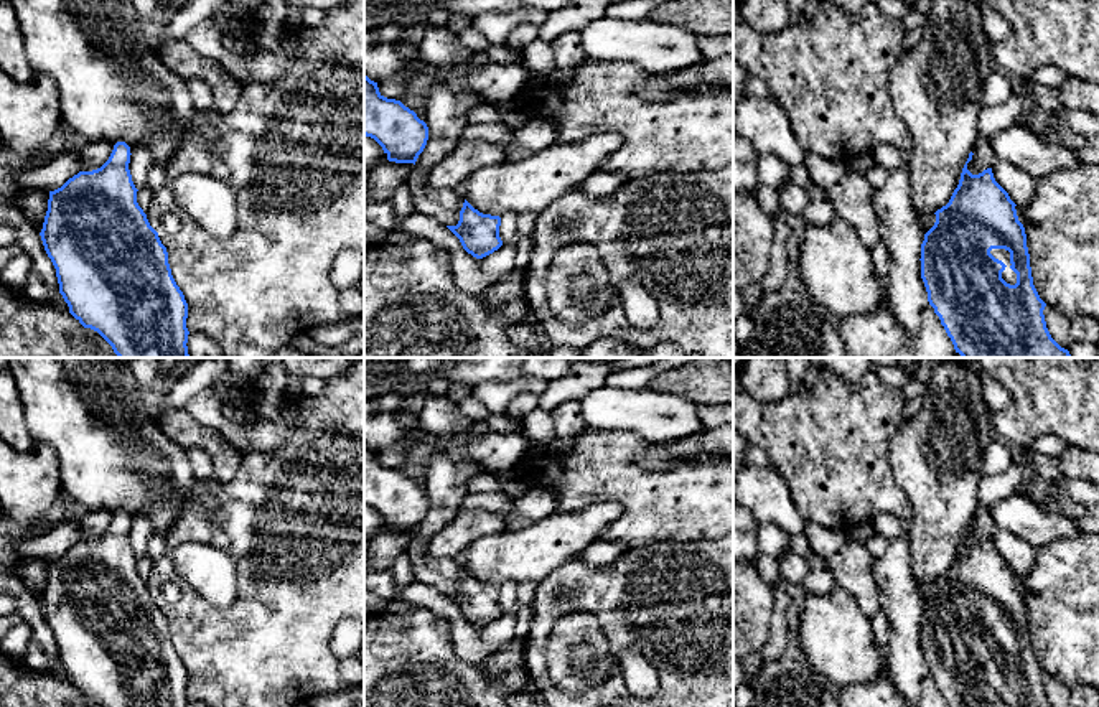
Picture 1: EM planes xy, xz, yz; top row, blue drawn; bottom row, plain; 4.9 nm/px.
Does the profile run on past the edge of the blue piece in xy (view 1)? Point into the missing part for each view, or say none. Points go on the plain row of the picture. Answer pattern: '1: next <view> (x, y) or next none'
1: next none

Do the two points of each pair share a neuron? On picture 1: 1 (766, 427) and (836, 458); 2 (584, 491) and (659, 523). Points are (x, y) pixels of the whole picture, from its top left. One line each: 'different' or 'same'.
1: same
2: same

